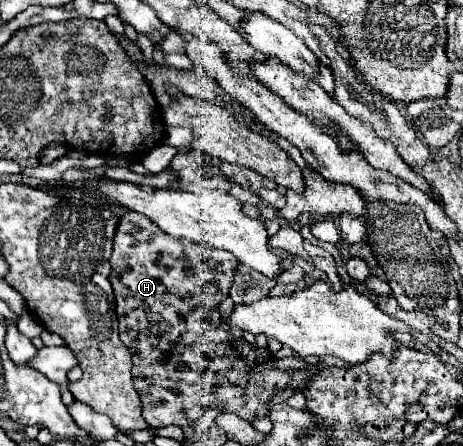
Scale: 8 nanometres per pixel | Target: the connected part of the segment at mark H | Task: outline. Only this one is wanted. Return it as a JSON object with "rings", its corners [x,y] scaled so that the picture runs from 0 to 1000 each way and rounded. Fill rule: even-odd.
{"rings":[[[276,473],[259,491],[238,576],[238,635],[251,666],[259,765],[285,787],[285,854],[307,899],[307,930],[324,957],[419,953],[458,908],[471,908],[484,926],[505,926],[527,944],[549,944],[583,930],[579,899],[622,863],[626,827],[587,818],[583,791],[562,778],[544,783],[540,769],[510,765],[492,742],[458,738],[449,724],[449,702],[492,666],[505,594],[514,594],[514,585],[501,567],[367,531],[307,478]]]}

